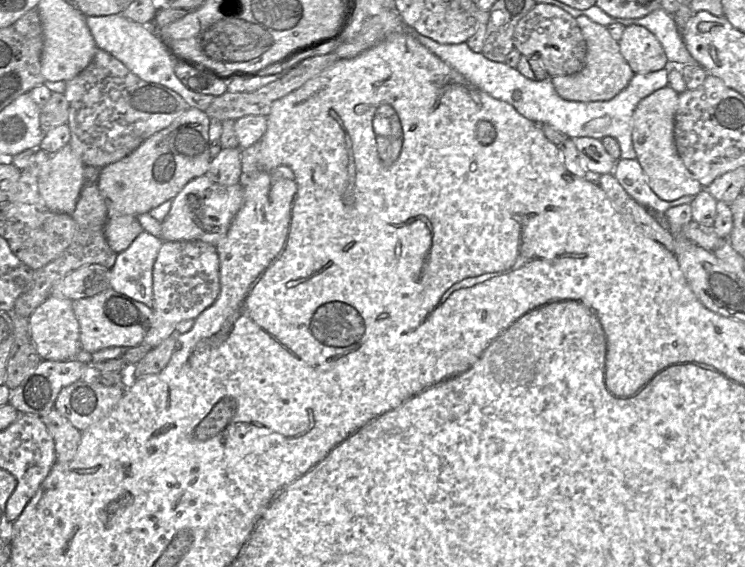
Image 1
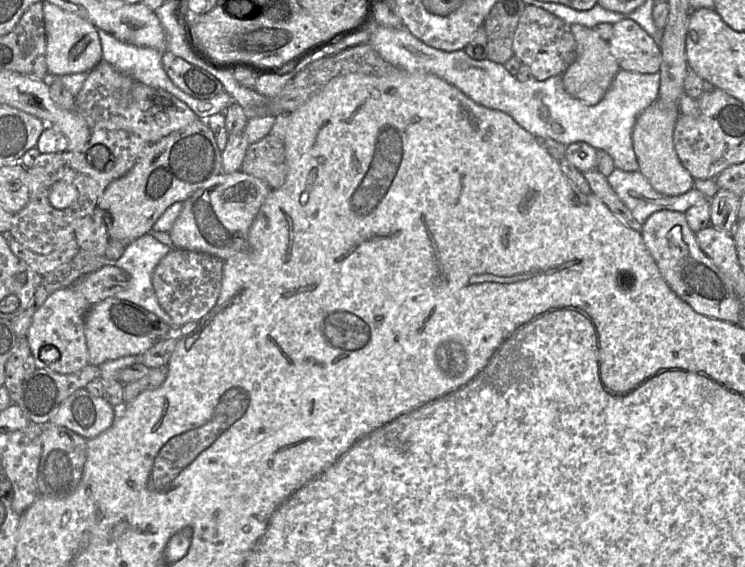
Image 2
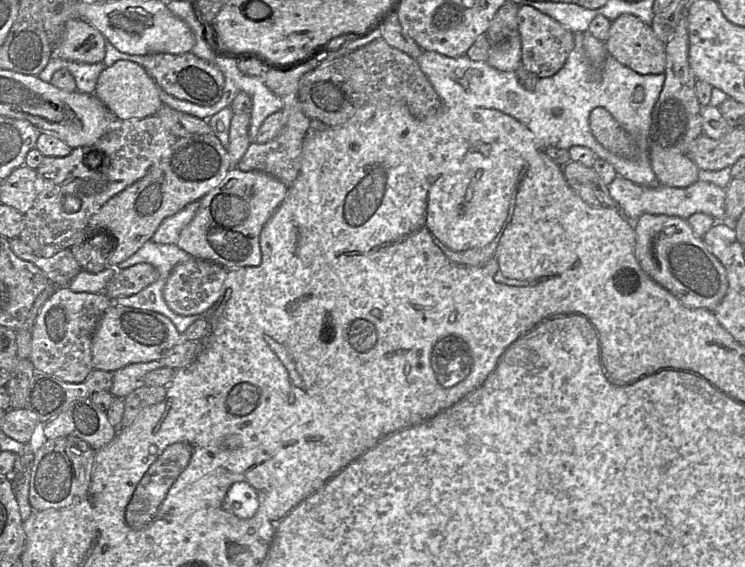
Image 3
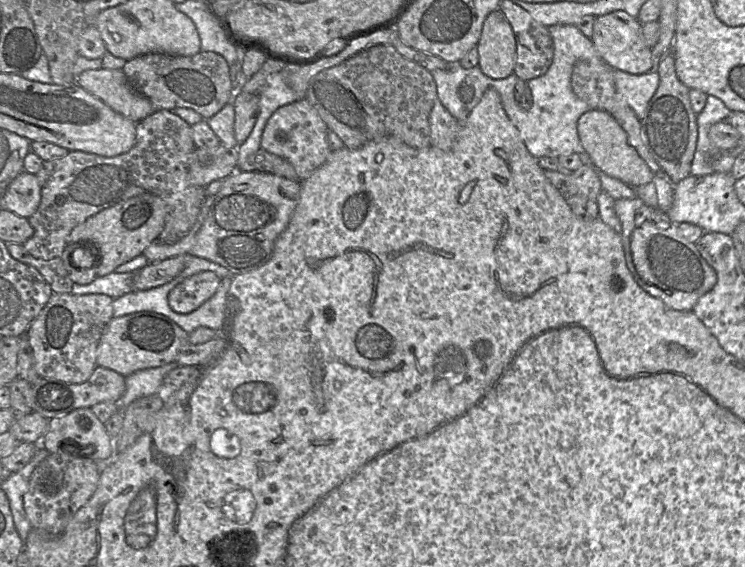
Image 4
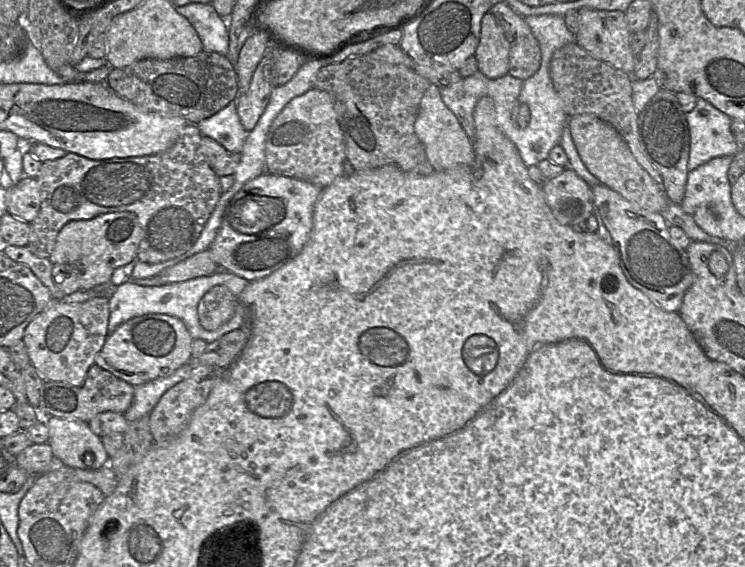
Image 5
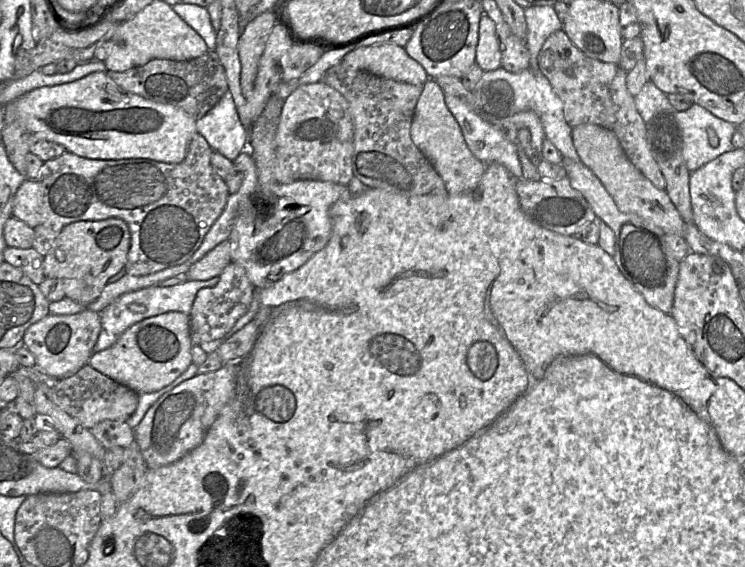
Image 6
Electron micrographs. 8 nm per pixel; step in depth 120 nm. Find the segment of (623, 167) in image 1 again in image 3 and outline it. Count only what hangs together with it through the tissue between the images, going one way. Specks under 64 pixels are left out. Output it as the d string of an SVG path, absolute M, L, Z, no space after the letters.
M617 175L608 185L608 190L611 197L617 202L622 214L630 222L635 222L642 214L646 213L687 219L694 213L702 212L712 216L716 221L723 221L725 218L726 191L709 182L698 180L685 188L662 185L644 187Z

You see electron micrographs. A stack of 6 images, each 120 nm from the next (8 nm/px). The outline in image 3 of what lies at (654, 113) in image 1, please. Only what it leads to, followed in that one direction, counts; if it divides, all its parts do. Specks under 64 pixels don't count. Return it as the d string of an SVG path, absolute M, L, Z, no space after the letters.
M650 141L649 158L662 186L685 188L698 181L699 168L684 153Z

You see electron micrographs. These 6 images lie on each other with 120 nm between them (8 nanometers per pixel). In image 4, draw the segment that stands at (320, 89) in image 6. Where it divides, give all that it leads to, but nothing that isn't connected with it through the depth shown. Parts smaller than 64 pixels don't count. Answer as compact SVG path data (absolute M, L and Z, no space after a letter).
M304 98L278 108L271 115L262 133L261 148L286 159L294 167L299 181L304 181L326 162L332 152L327 132L325 122Z

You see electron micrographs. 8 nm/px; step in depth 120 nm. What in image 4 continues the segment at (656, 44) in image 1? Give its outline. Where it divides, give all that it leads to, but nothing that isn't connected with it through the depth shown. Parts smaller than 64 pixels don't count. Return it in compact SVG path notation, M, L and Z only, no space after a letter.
M621 10L596 17L591 41L599 57L613 69L630 74L643 74L654 70L652 48L645 42L642 25L636 18Z

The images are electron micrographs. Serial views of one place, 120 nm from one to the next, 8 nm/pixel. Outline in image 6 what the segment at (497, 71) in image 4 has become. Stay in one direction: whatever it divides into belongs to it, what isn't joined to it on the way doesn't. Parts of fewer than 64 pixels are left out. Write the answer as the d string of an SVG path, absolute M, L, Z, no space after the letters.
M484 13L479 22L479 40L475 60L483 71L501 67L500 43L495 31L495 23Z

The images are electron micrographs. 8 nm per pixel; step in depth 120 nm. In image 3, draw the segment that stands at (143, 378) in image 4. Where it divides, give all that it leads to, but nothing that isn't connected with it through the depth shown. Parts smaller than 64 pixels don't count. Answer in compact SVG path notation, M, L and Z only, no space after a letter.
M162 360L132 363L113 371L110 393L113 397L125 398L136 388L145 385L143 378L146 373L164 367Z

